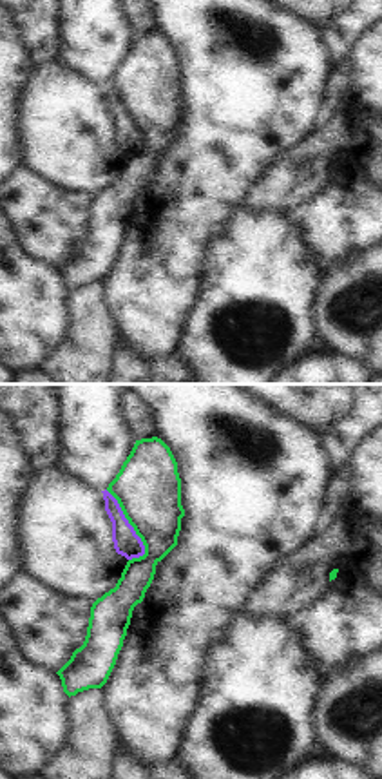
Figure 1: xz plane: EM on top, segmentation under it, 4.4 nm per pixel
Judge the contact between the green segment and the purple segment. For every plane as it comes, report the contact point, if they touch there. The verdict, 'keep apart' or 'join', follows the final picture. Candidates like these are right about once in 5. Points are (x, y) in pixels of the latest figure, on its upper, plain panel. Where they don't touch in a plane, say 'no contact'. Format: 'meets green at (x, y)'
meets green at (129, 116)

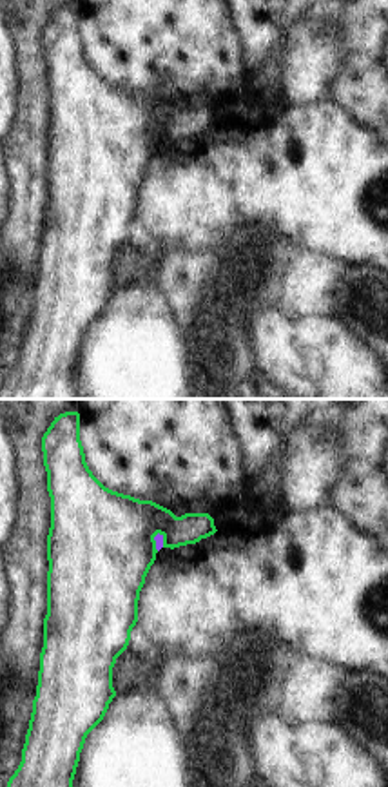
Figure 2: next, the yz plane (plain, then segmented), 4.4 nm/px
meets green at (155, 135)

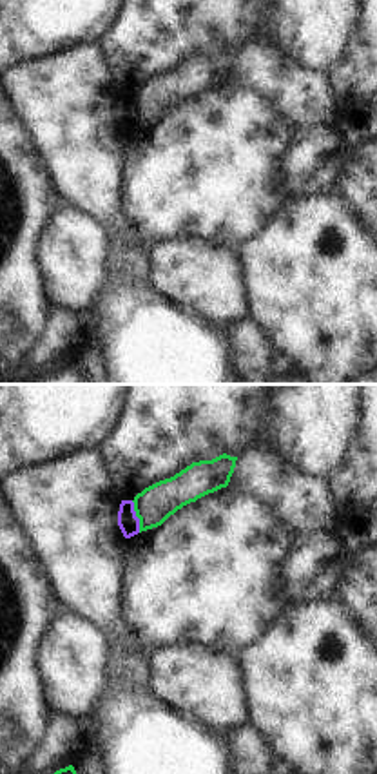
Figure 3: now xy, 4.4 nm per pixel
meets green at (136, 109)

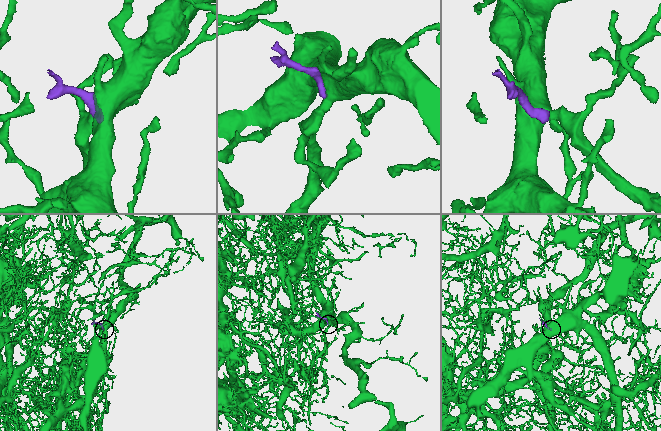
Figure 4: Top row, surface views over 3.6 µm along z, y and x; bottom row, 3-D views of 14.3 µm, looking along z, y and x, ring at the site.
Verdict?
keep apart

